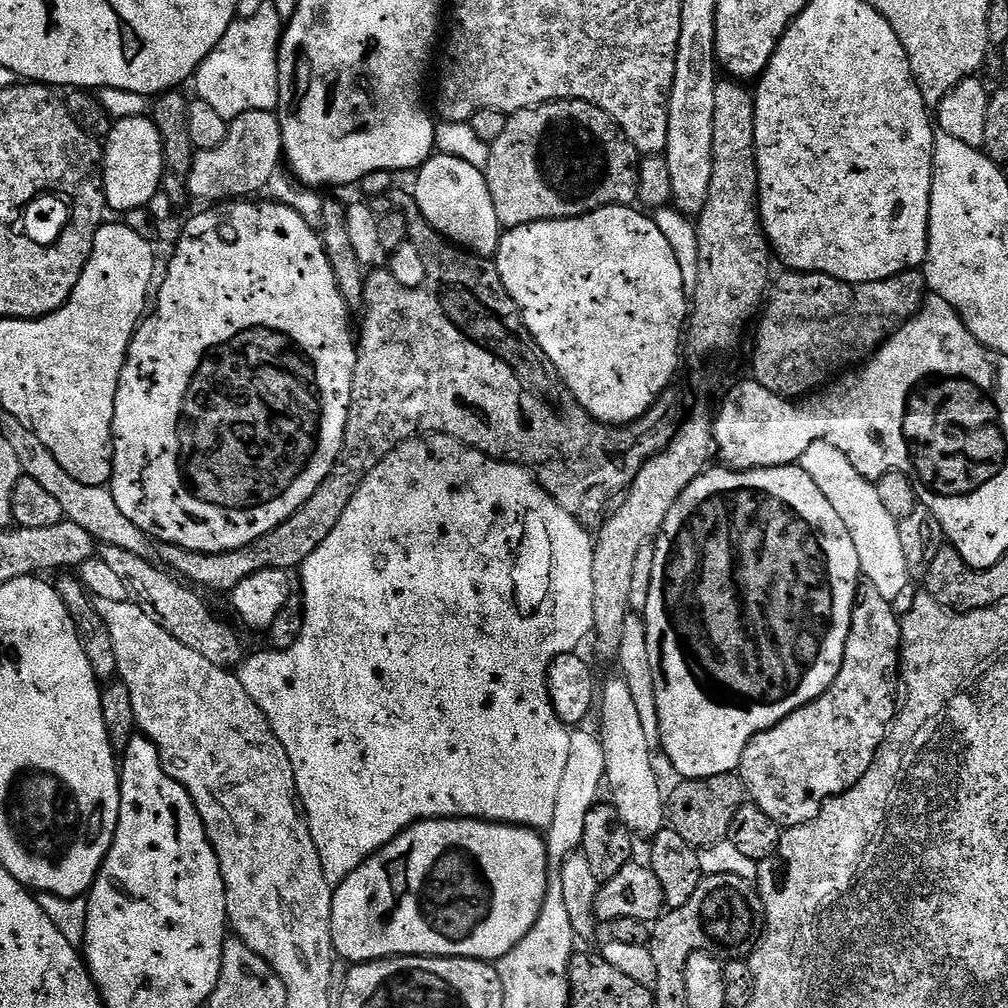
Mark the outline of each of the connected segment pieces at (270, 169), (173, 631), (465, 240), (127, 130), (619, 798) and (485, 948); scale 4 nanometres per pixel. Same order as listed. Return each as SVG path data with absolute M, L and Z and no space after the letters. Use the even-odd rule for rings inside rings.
M247 112L231 121L228 126L226 142L214 150L197 151L190 178L188 179L188 196L208 202L236 202L241 198L252 198L255 192L263 193L268 187L270 176L281 167L284 155L280 117L276 112Z
M109 544L99 549L98 556L120 576L131 603L139 606L146 618L154 618L154 622L162 625L175 640L182 642L182 646L190 646L190 650L202 654L206 662L214 662L214 666L219 668L235 669L245 659L246 651L232 637L231 630L196 597L199 595L195 591L177 582L167 571L161 570L155 563L147 564L149 561L145 557L130 554L130 550Z
M433 154L420 165L415 176L414 199L419 215L424 215L421 216L423 223L476 258L495 257L502 229L498 214L494 214L494 202L490 202L490 190L483 171L470 166L470 162L462 162L462 158Z
M148 116L115 121L106 137L104 150L104 197L109 209L123 214L135 208L148 208L164 182L162 134Z
M613 674L608 681L603 681L602 691L598 696L598 716L600 712L600 730L598 737L602 750L605 751L606 792L610 795L610 803L618 810L622 822L630 829L633 837L651 838L657 836L666 827L666 796L660 793L660 780L656 777L656 768L652 765L654 745L646 742L646 734L642 731L642 721L638 715L638 706L630 694L630 686L626 686L624 677Z
M421 820L390 841L385 848L367 860L354 874L332 893L332 946L337 957L352 960L353 965L367 964L369 960L387 960L394 956L461 956L467 960L501 960L538 922L548 893L548 856L545 837L530 828L517 828L515 824L489 824L487 820Z

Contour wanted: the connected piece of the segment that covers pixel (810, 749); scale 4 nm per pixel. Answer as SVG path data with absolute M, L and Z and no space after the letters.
M864 582L859 585L859 596L855 608L852 609L852 621L850 622L850 634L846 638L846 650L842 658L842 670L838 670L838 678L834 678L832 685L824 691L820 697L814 702L810 702L806 706L802 706L796 712L783 720L780 724L775 724L773 728L767 728L765 732L759 732L753 740L746 746L746 750L740 759L740 767L738 775L744 782L744 790L747 799L755 804L758 810L762 810L762 814L766 814L766 818L770 818L782 830L793 828L794 826L802 826L806 822L810 822L820 812L820 808L826 801L832 799L833 796L841 796L843 792L848 792L860 781L862 774L866 774L866 770L870 766L870 762L874 762L874 754L882 746L884 739L888 737L888 730L892 726L893 720L896 718L898 711L898 677L901 675L900 667L900 621L901 617L896 616L893 601L882 598L882 594L878 594L878 589L873 584Z

